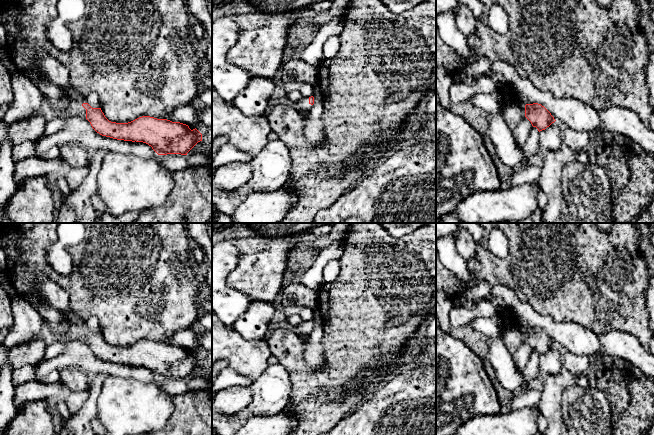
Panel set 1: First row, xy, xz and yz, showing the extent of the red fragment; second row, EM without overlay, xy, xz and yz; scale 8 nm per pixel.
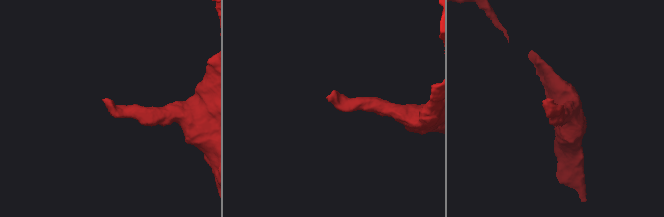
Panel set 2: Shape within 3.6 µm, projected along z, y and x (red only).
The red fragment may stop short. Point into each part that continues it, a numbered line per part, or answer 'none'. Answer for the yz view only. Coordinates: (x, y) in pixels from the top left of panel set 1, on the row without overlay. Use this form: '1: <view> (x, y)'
none

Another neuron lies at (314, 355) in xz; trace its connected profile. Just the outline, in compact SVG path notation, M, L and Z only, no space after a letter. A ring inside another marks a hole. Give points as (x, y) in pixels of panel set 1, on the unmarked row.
M318 307L314 310L315 315L313 317L314 328L312 332L306 336L304 345L304 358L307 365L316 370L324 366L325 353L322 346L322 339L324 336L323 331L323 314Z

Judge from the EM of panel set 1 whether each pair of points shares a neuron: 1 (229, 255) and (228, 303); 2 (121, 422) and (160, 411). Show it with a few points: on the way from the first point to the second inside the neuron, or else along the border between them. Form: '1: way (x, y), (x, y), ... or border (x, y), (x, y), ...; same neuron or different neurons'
1: way (222, 267), (222, 291); same neuron
2: way (131, 412), (150, 411); same neuron

